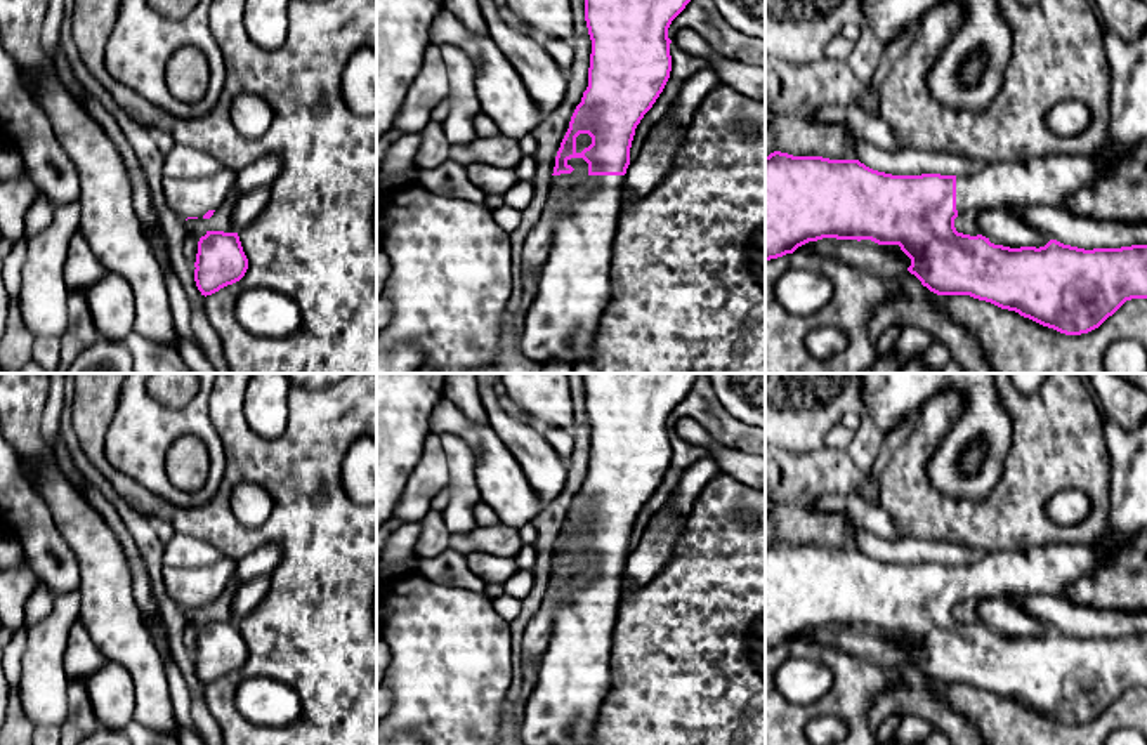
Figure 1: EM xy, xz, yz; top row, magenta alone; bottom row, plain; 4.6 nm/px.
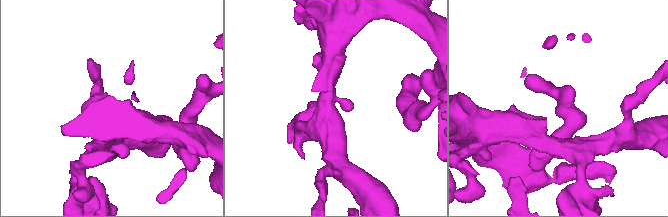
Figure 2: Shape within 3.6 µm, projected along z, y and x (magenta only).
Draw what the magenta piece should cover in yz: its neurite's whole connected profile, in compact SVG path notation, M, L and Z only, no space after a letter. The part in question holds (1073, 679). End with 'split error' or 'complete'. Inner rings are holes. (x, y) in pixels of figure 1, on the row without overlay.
M774 540L765 545L765 651L793 643L798 636L823 627L871 629L878 634L899 634L911 648L908 660L937 684L970 684L1001 698L1015 700L1043 715L1065 724L1081 724L1098 717L1126 689L1147 688L1147 634L1085 639L1050 629L1045 636L1010 637L989 627L963 623L954 608L968 599L1017 596L1059 596L1081 577L1093 575L1102 564L1095 547L1079 542L1050 544L1027 551L1000 551L968 564L892 564L873 559L859 549L793 545Z | split error

